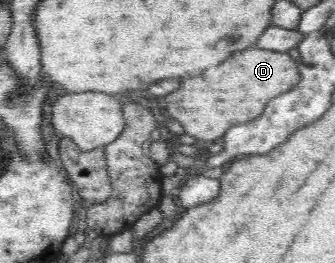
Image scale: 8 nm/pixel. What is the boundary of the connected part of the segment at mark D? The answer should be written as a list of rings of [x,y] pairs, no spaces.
[[[247,47],[233,54],[221,66],[205,70],[195,78],[185,78],[181,88],[161,98],[167,111],[197,141],[214,141],[239,122],[255,120],[275,94],[283,94],[300,81],[298,64],[287,52]]]

